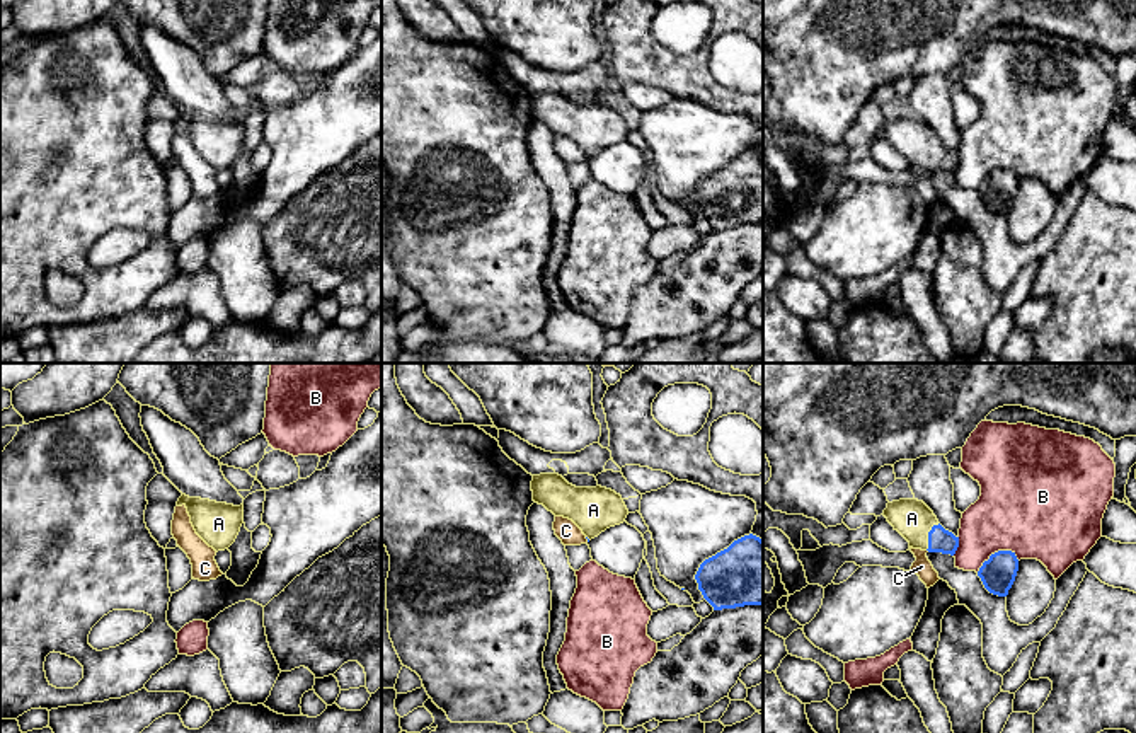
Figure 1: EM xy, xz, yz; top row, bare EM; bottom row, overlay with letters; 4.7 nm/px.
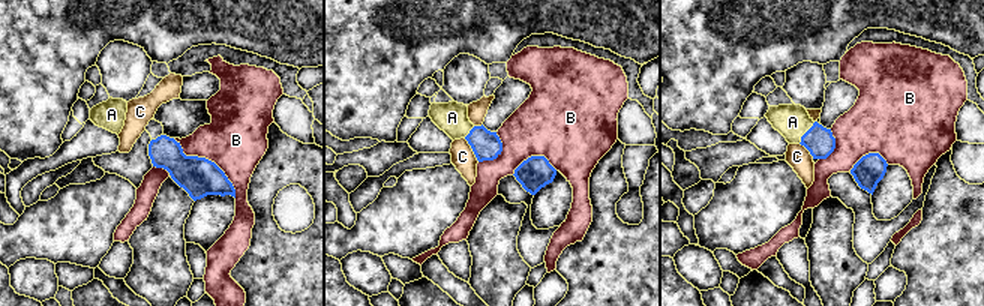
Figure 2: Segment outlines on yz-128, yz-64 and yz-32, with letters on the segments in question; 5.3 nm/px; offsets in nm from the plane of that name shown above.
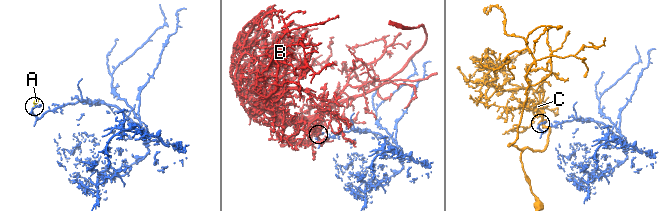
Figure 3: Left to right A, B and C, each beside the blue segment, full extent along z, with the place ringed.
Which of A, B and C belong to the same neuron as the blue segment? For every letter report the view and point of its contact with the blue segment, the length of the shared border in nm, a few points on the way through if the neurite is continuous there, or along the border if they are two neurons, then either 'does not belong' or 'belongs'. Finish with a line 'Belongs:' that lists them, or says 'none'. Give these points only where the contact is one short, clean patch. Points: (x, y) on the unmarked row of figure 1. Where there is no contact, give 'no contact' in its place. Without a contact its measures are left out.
A: meets blue in yz at (929, 154); contact 140 nm long; runs through yz (942, 159), (929, 154), (912, 137); belongs
B: meets blue in yz at (998, 169); contact 220 nm long; does not belong
C: meets blue in xz at (586, 155); contact 30 nm long; border along xz (585, 155), (588, 159); does not belong
Belongs: A

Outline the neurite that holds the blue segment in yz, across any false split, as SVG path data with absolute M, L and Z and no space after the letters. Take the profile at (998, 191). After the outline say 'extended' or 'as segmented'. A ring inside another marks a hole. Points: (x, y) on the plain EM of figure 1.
M998 169L978 189L984 206L998 215L1007 215L1018 189L1018 177L1012 169Z | as segmented

